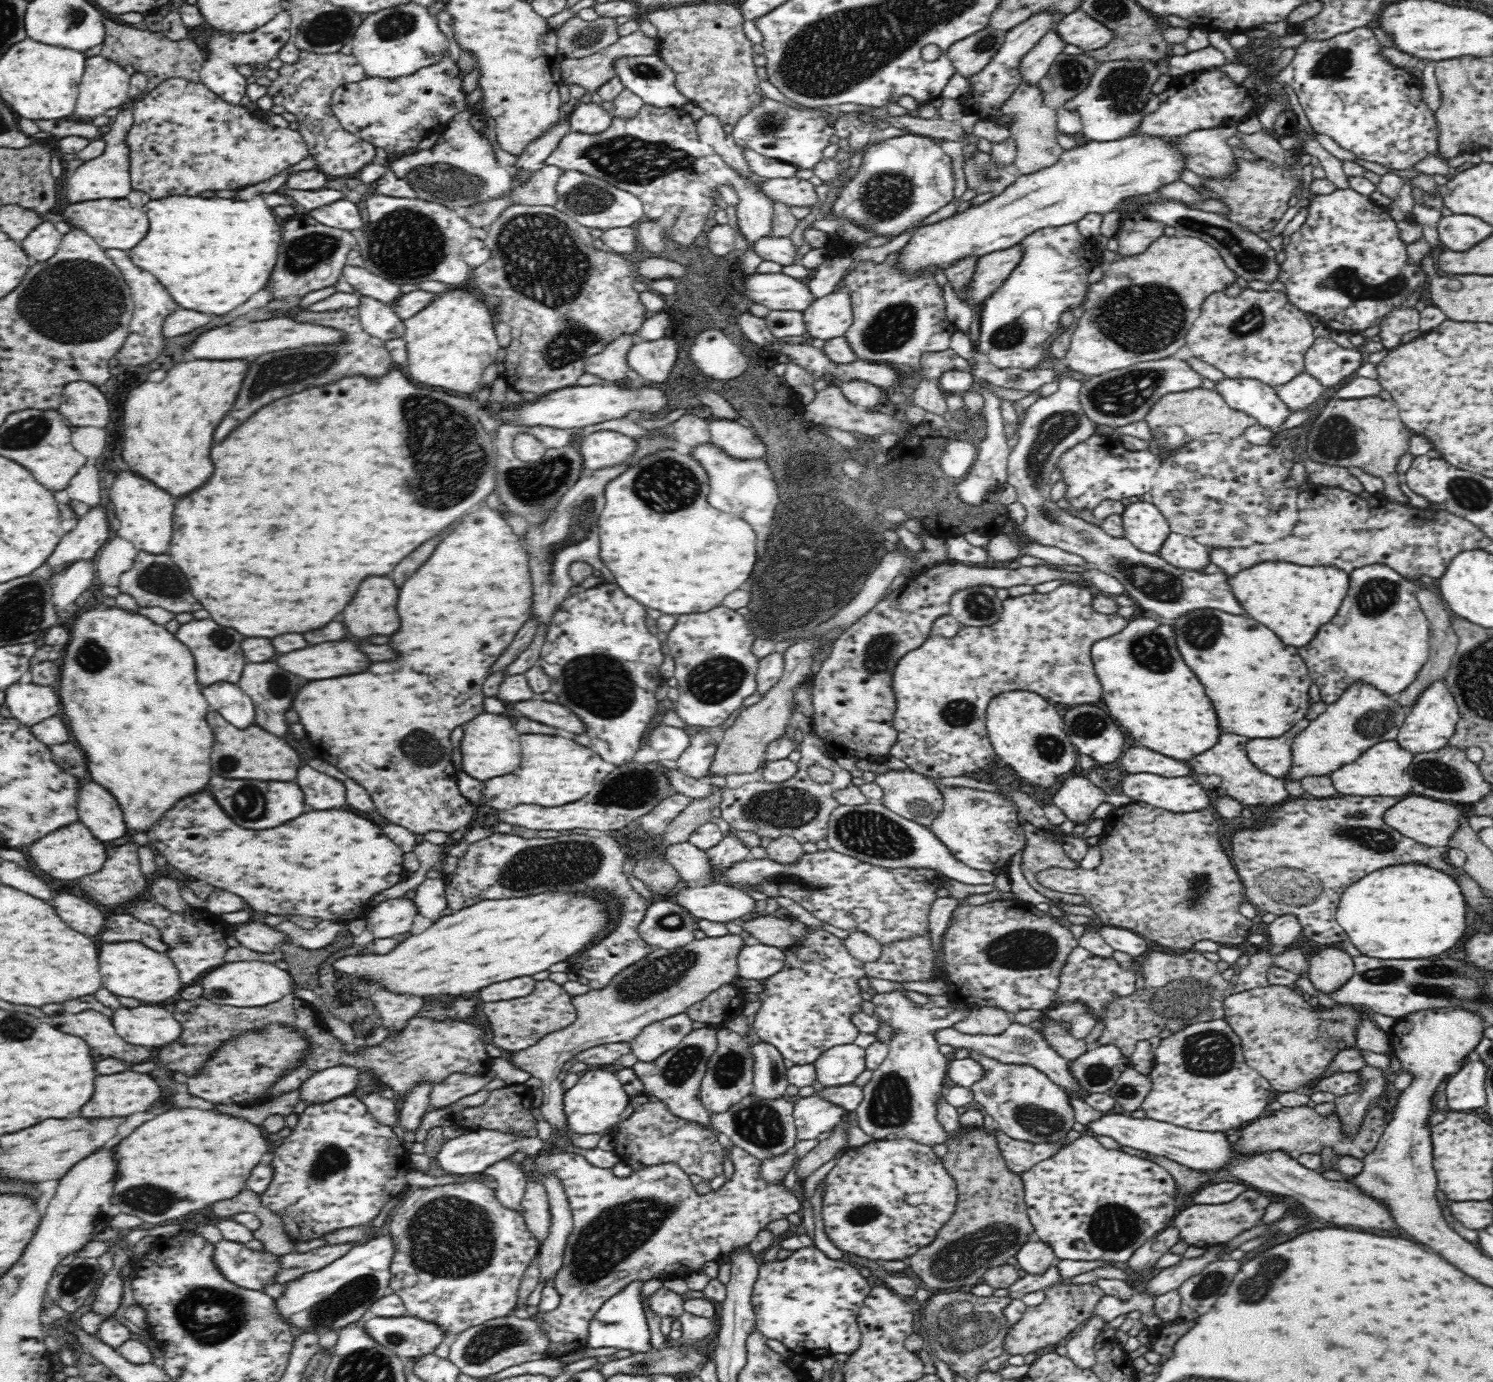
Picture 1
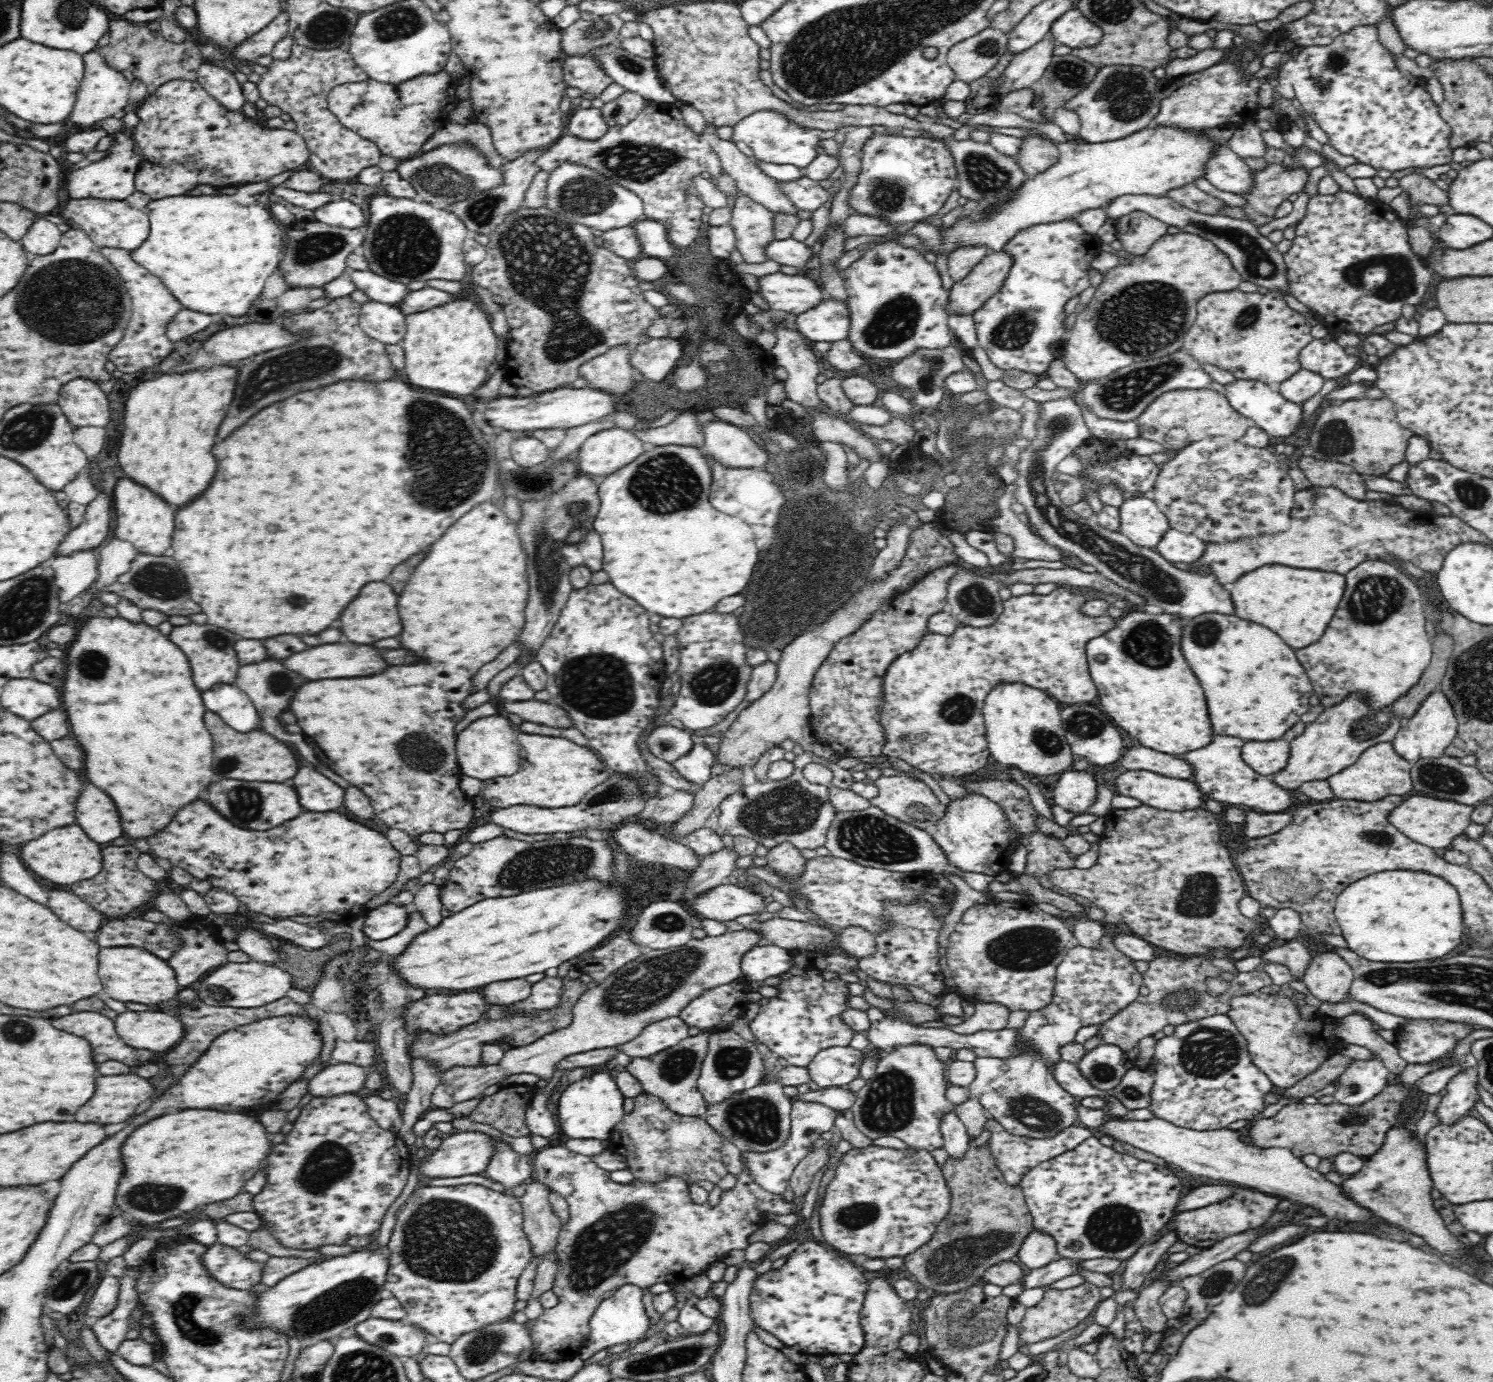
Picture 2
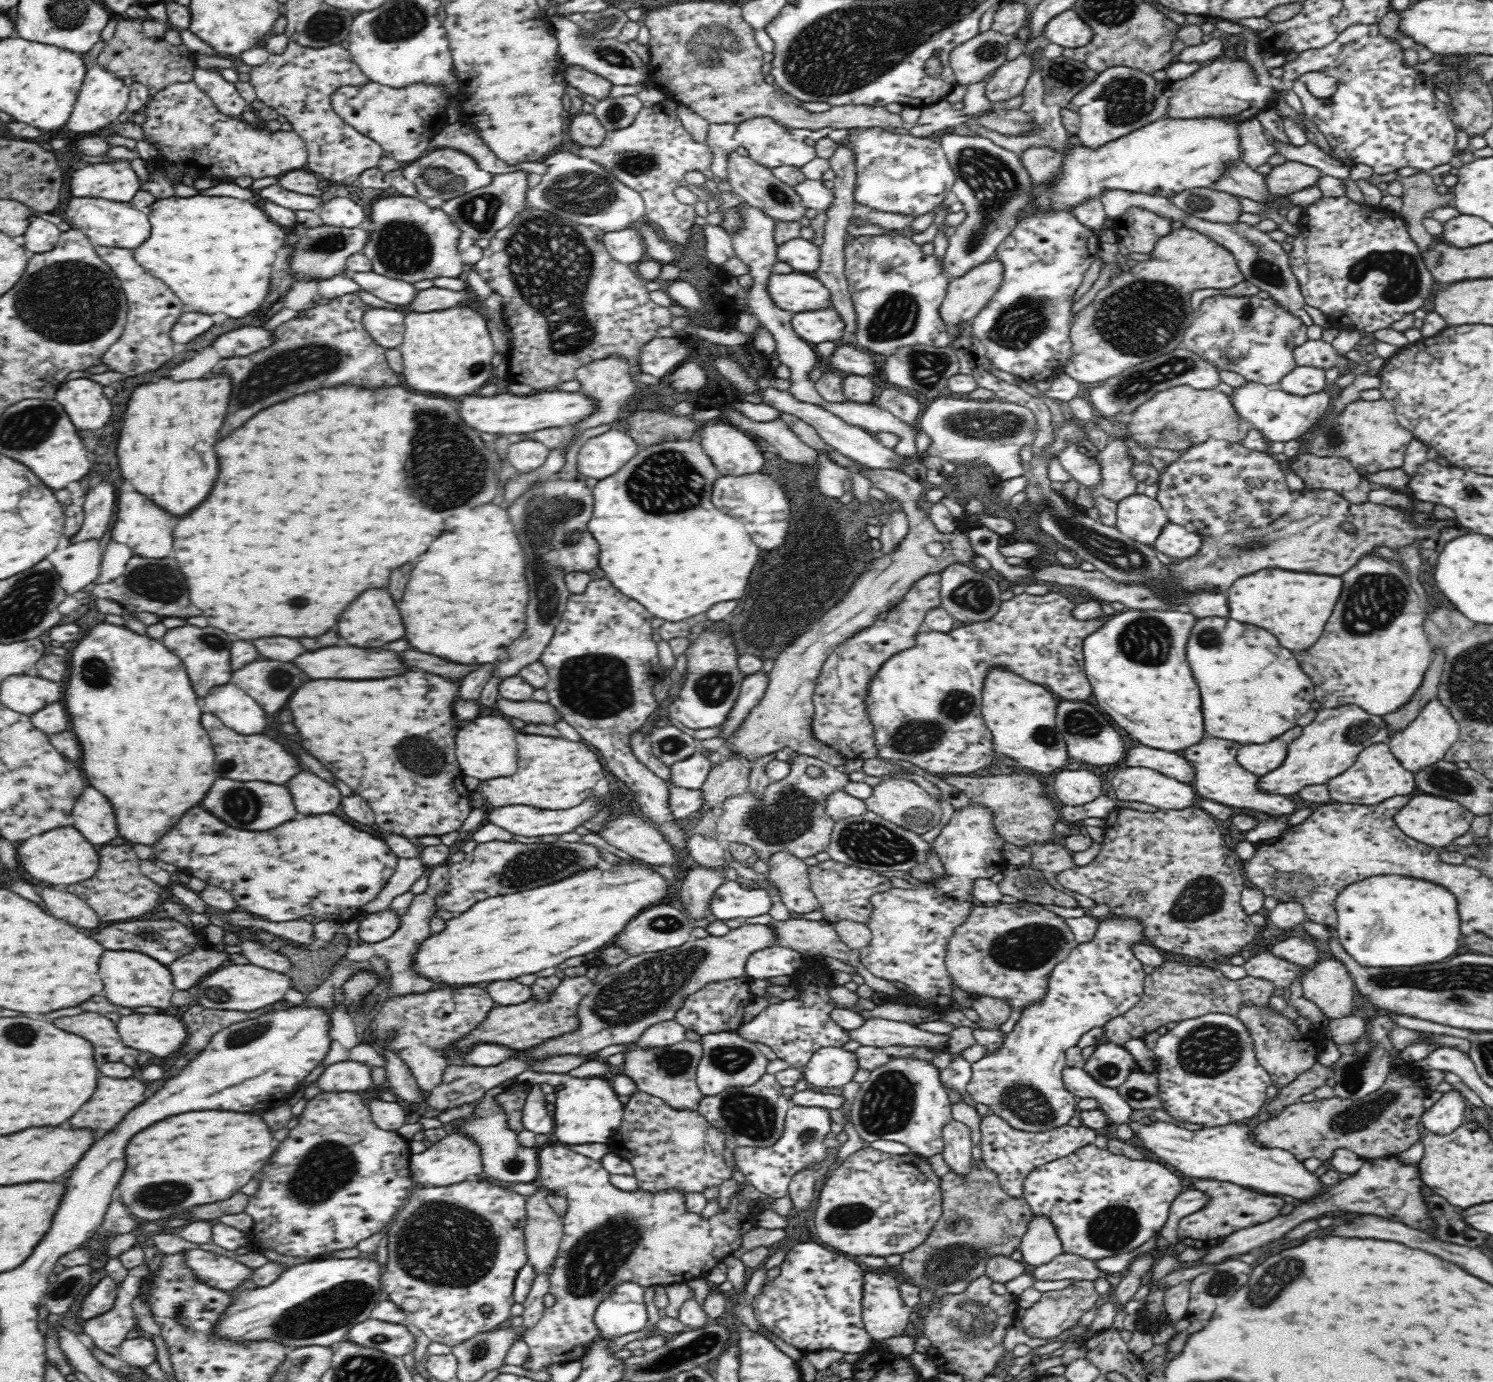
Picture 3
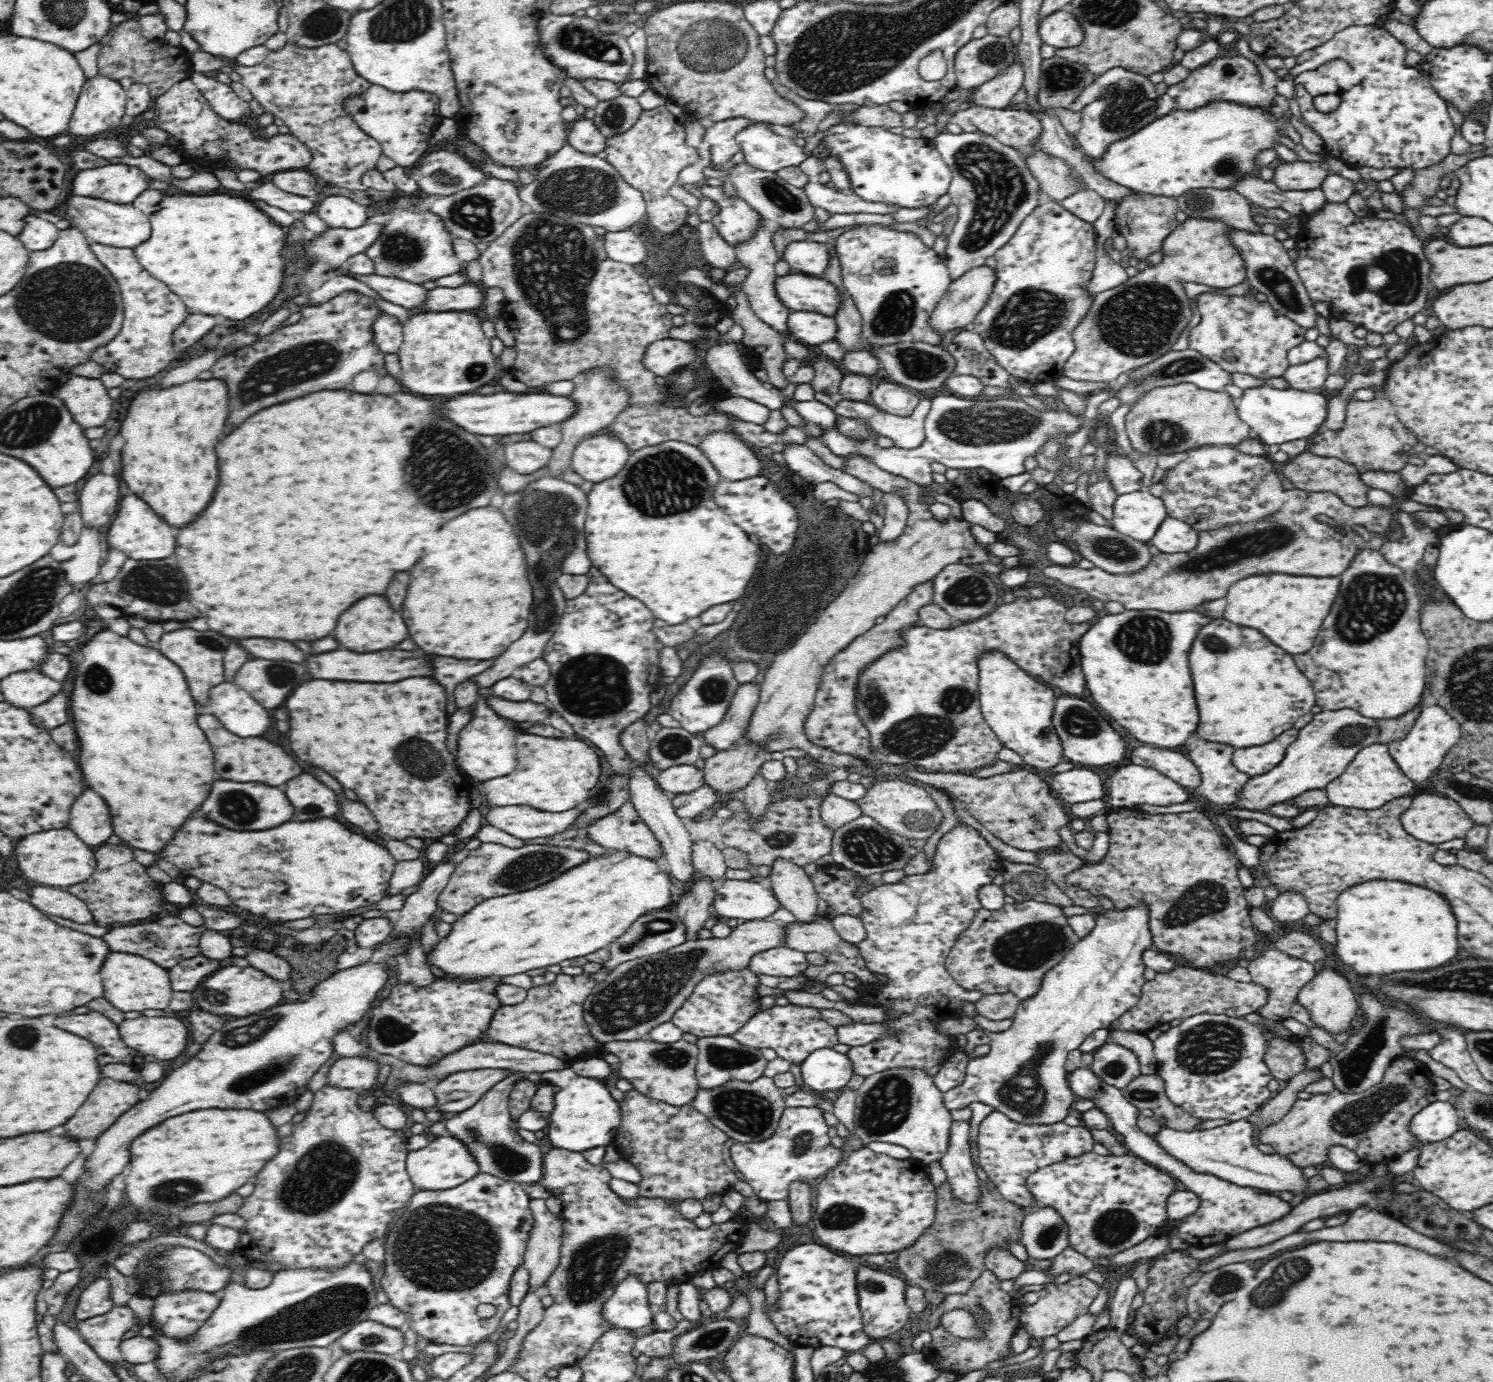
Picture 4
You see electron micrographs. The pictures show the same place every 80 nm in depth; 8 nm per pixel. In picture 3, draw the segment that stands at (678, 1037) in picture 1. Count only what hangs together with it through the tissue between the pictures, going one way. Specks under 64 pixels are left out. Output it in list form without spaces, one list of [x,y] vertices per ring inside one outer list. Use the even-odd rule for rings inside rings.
[[[675,1019],[650,1026],[645,1032],[630,1045],[612,1045],[600,1050],[598,1055],[602,1060],[618,1054],[630,1052],[630,1050],[654,1050],[654,1048],[664,1048],[676,1045],[686,1039],[686,1028],[676,1022]]]

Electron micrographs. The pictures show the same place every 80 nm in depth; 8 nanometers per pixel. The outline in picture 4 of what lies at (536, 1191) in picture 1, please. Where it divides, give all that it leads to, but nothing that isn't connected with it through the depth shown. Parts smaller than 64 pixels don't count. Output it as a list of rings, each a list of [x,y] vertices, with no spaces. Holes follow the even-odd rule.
[[[542,1198],[530,1199],[534,1224],[528,1232],[528,1244],[522,1264],[530,1275],[530,1291],[545,1289],[545,1282],[556,1270],[563,1237],[561,1217],[550,1212]]]

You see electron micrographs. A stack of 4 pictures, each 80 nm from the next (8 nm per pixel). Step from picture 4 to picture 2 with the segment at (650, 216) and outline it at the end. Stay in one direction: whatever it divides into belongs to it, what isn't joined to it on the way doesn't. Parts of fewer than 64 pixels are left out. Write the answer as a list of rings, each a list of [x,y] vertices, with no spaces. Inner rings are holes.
[[[648,102],[631,122],[610,127],[598,140],[565,133],[535,164],[553,171],[559,164],[574,163],[608,177],[643,200],[646,218],[661,222],[671,243],[690,246],[698,237],[702,214],[708,207],[696,192],[693,178],[706,176],[715,181],[726,172],[717,152],[700,141],[699,135],[687,126],[682,116],[674,118],[671,109],[669,105]]]

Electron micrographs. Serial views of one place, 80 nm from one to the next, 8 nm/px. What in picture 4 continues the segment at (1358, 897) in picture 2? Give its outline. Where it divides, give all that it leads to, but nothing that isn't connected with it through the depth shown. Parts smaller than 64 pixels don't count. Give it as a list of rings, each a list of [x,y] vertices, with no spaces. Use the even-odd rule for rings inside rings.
[[[1376,878],[1344,890],[1339,894],[1336,906],[1336,954],[1360,976],[1390,974],[1398,970],[1430,970],[1454,960],[1458,954],[1457,920],[1451,904],[1431,888]]]

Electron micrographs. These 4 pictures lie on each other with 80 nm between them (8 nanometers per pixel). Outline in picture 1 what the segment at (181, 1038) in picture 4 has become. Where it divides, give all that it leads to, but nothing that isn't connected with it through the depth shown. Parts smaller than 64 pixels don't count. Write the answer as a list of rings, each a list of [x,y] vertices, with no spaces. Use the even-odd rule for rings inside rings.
[[[142,1004],[136,1008],[118,1008],[112,1014],[116,1032],[130,1044],[164,1046],[180,1037],[181,1026],[166,1008]]]

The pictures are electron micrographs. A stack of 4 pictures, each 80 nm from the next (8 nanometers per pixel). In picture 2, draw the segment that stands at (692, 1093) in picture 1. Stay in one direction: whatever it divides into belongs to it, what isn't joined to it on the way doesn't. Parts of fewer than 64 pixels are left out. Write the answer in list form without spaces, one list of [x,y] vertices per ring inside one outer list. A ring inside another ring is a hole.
[[[702,1030],[696,1036],[688,1036],[677,1046],[664,1050],[652,1058],[634,1058],[627,1066],[627,1071],[644,1087],[644,1093],[657,1096],[676,1114],[690,1117],[706,1116],[707,1104],[698,1089],[698,1078],[702,1074],[702,1063],[710,1050],[712,1032]]]

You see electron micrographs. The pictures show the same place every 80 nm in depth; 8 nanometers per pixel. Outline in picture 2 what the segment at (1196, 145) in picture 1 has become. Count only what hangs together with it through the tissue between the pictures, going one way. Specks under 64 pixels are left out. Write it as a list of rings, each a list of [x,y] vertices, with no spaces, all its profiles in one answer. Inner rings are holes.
[[[1225,128],[1201,132],[1200,135],[1210,141],[1210,158],[1204,166],[1204,177],[1218,190],[1242,195],[1252,189],[1254,180],[1250,167],[1228,146],[1234,132]]]

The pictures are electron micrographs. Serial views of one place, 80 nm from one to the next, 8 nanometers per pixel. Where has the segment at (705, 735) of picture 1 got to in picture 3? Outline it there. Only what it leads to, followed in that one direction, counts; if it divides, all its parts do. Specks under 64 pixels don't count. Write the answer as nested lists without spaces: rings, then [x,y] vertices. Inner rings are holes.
[[[698,748],[692,756],[671,765],[671,782],[669,786],[678,786],[698,790],[706,782],[708,773],[713,767],[709,753]]]

